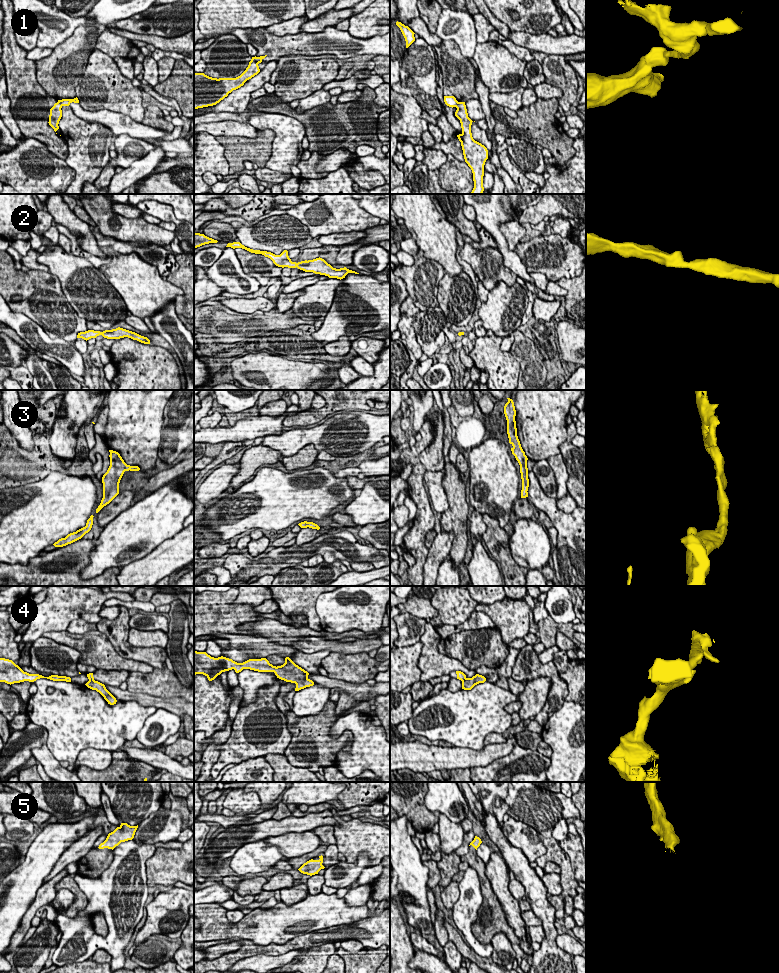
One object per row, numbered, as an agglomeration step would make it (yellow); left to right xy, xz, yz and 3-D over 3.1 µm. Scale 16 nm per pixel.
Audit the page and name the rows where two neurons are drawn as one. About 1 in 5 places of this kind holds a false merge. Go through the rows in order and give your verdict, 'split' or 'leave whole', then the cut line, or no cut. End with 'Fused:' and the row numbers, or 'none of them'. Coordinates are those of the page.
1: split; cut xy (58, 101), (61, 106)
2: leave whole; cut none
3: leave whole; cut none
4: split; cut yz (466, 678), (462, 681)
5: leave whole; cut none
Fused: 1, 4

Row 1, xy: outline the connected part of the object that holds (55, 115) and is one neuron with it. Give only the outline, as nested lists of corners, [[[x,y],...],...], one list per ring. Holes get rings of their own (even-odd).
[[[59,102],[55,103],[54,106],[50,109],[49,115],[49,125],[54,129],[56,132],[59,129],[59,121],[62,117],[62,106]]]

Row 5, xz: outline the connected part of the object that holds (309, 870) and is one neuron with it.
[[[319,856],[319,860],[309,860],[306,863],[304,863],[298,870],[303,873],[303,874],[307,874],[307,875],[315,875],[318,874],[318,872],[321,869],[324,869],[325,867],[322,865],[323,863],[323,856]]]

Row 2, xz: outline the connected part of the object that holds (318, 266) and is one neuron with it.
[[[233,242],[228,243],[226,247],[231,247],[233,249],[235,248],[242,248],[245,249],[251,253],[255,254],[262,254],[265,257],[270,258],[273,263],[278,267],[288,267],[288,268],[298,268],[300,270],[303,270],[305,272],[313,272],[315,274],[325,275],[329,278],[337,278],[337,279],[343,279],[348,273],[355,273],[359,274],[355,271],[349,270],[346,267],[336,269],[333,268],[330,264],[328,264],[324,259],[322,258],[316,258],[313,260],[305,260],[301,262],[292,262],[291,259],[288,256],[288,251],[284,250],[280,255],[275,255],[271,252],[267,251],[260,251],[260,250],[253,250],[250,248],[245,247],[240,242]]]

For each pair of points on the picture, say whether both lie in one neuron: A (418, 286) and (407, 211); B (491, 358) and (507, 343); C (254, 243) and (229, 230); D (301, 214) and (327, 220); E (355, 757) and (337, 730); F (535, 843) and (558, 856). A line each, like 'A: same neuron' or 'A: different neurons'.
A: different neurons
B: different neurons
C: different neurons
D: same neuron
E: same neuron
F: different neurons

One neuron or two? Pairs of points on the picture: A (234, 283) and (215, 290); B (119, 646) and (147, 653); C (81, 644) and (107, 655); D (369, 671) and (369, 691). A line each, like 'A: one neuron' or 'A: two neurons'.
A: two neurons
B: one neuron
C: one neuron
D: two neurons

